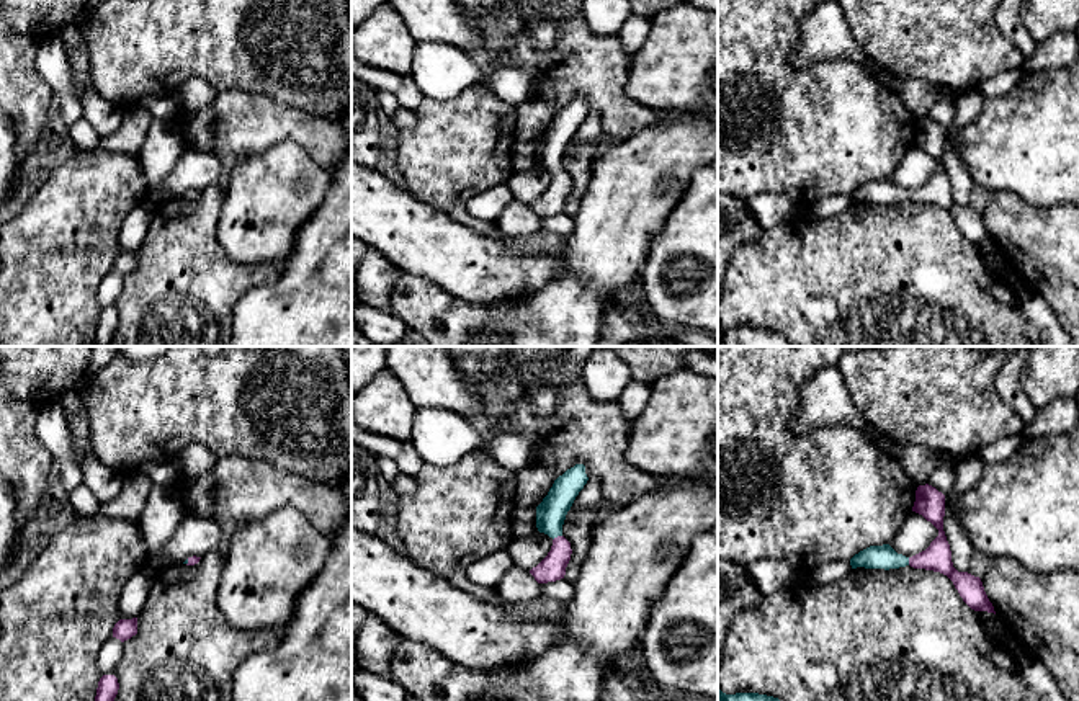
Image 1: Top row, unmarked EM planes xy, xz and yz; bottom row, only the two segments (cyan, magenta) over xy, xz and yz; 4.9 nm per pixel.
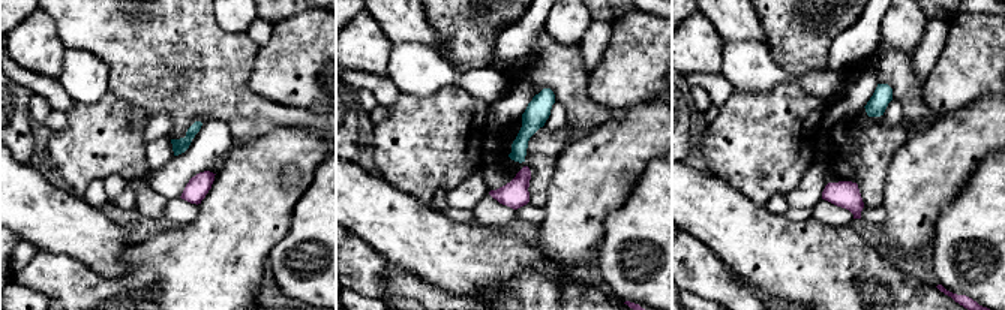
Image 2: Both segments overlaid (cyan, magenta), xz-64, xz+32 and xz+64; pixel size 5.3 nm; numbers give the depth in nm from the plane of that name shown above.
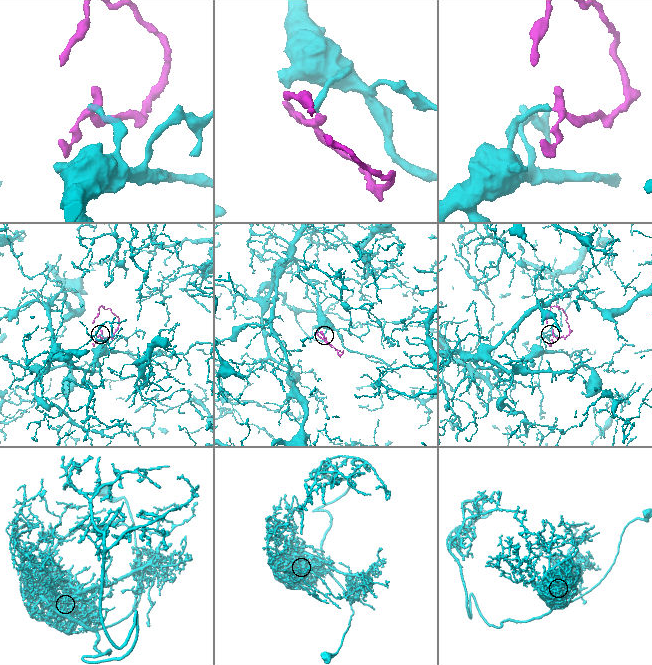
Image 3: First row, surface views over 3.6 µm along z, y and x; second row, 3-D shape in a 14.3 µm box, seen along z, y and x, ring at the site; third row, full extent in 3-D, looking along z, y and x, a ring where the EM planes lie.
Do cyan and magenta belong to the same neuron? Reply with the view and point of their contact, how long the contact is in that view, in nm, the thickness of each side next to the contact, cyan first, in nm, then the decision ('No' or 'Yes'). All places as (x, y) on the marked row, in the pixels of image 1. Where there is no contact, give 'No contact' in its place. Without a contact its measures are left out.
Touches cyan at xz (556, 536). Shared border 50 nm. Thickness 150 nm (cyan) against 130 nm. Yes

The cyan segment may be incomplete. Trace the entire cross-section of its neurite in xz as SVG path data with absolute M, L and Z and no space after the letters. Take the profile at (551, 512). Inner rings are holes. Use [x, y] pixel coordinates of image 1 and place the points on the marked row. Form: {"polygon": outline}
{"polygon": "M575 464L554 480L548 495L536 507L536 528L553 539L548 556L530 570L538 583L556 582L566 575L572 549L562 536L562 525L587 480L585 466Z"}

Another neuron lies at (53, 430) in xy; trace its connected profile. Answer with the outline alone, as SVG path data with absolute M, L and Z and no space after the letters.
M60 397L51 399L41 405L36 431L38 438L51 451L59 466L62 487L70 493L83 484L83 476L80 462L75 458L74 438L60 405Z

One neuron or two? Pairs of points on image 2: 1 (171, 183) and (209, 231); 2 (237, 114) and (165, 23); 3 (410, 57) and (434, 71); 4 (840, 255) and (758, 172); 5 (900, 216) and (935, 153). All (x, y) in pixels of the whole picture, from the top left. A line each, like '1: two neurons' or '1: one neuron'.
1: two neurons
2: one neuron
3: one neuron
4: two neurons
5: one neuron

